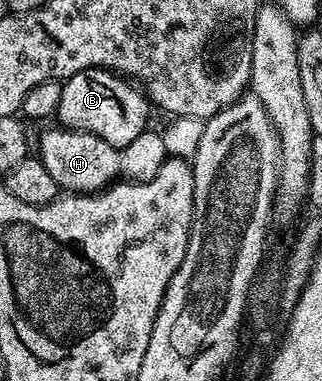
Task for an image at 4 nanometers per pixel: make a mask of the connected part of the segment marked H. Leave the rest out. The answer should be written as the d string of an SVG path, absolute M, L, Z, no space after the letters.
M53 126L39 137L36 155L41 159L44 169L48 169L48 173L52 173L52 181L56 181L58 188L66 193L104 191L111 183L119 182L121 179L135 183L147 183L152 181L152 177L156 177L156 173L160 173L160 165L164 165L168 158L162 136L154 129L140 133L140 137L136 137L136 141L132 141L127 147L113 147L108 145L108 141L87 131L72 131L69 127Z

